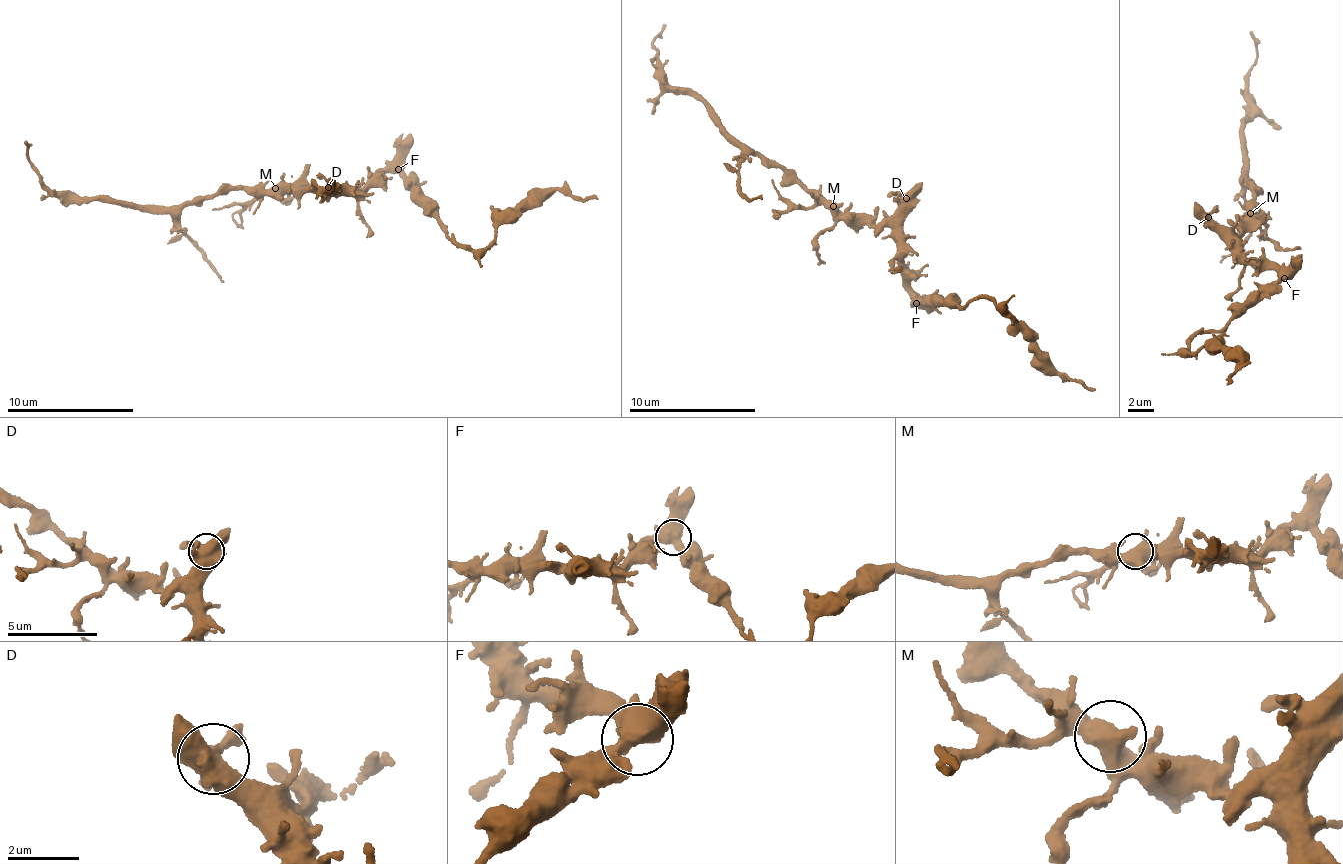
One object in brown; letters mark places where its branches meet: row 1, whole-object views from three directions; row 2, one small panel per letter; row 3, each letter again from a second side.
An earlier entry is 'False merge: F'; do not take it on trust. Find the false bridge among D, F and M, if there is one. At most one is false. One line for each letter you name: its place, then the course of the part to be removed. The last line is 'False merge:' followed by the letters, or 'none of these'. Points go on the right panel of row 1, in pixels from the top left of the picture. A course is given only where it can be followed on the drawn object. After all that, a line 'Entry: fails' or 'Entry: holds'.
F: Place: (1284, 278). Course of the part to remove: (1285, 279), (1226, 326), (1187, 347), (1228, 352), (1235, 363), (1240, 362), (1229, 384)
False merge: F
Entry: holds

